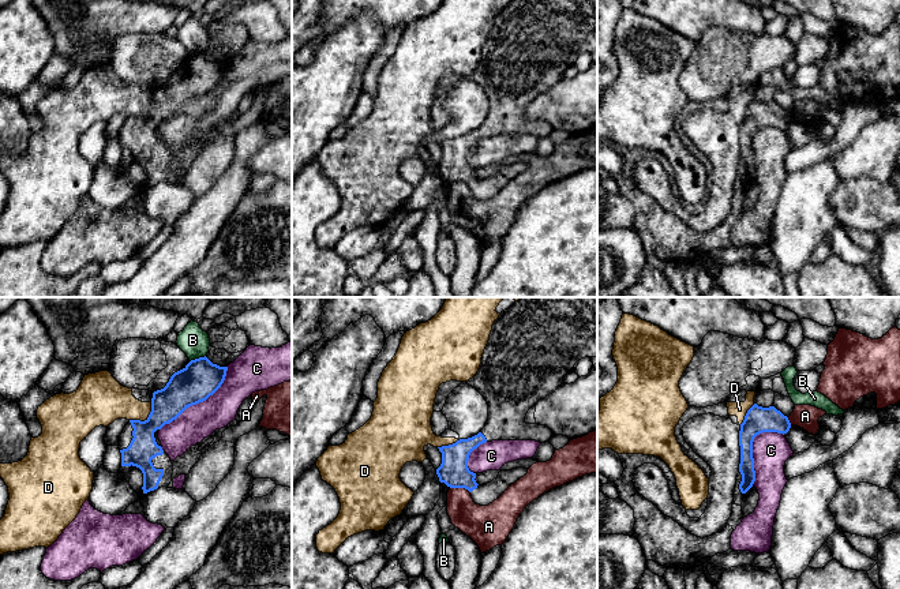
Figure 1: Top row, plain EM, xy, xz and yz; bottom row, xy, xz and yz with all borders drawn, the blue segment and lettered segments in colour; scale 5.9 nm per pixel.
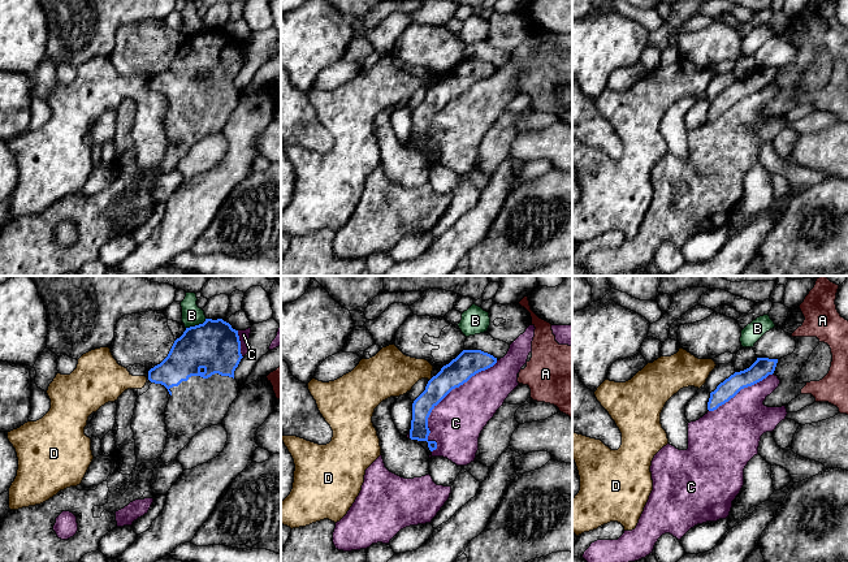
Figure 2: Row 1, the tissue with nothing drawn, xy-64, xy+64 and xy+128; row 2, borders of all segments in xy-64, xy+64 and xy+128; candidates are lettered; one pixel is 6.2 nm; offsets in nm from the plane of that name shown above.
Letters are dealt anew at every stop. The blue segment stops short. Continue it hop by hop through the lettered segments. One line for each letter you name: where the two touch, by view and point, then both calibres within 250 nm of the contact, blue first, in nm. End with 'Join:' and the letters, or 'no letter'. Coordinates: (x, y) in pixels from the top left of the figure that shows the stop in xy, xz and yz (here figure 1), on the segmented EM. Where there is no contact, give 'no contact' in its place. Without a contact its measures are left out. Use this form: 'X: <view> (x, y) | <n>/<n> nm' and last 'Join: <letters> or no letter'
Join: no letter

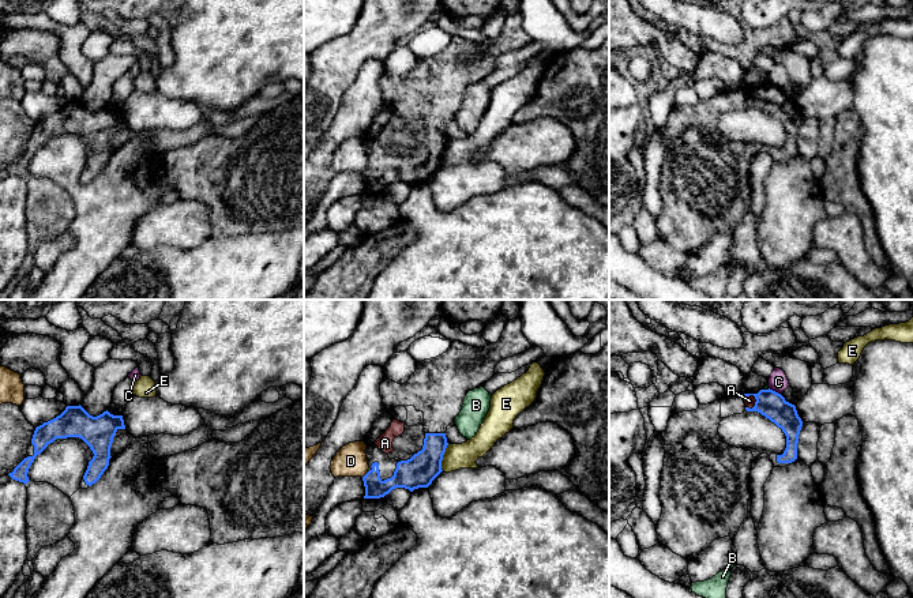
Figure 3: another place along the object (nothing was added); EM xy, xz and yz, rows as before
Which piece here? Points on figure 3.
A: yz (755, 398) | 160/70 nm
Join: A

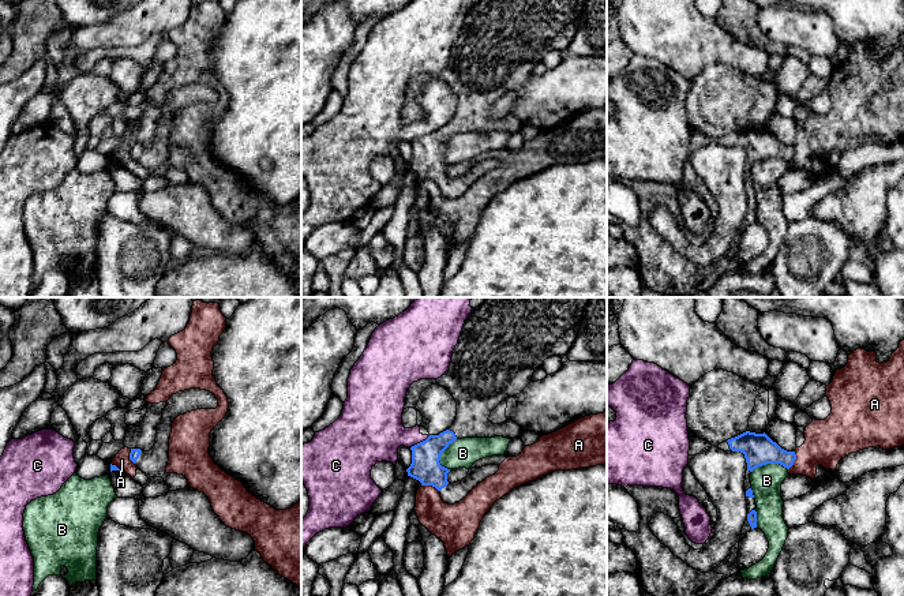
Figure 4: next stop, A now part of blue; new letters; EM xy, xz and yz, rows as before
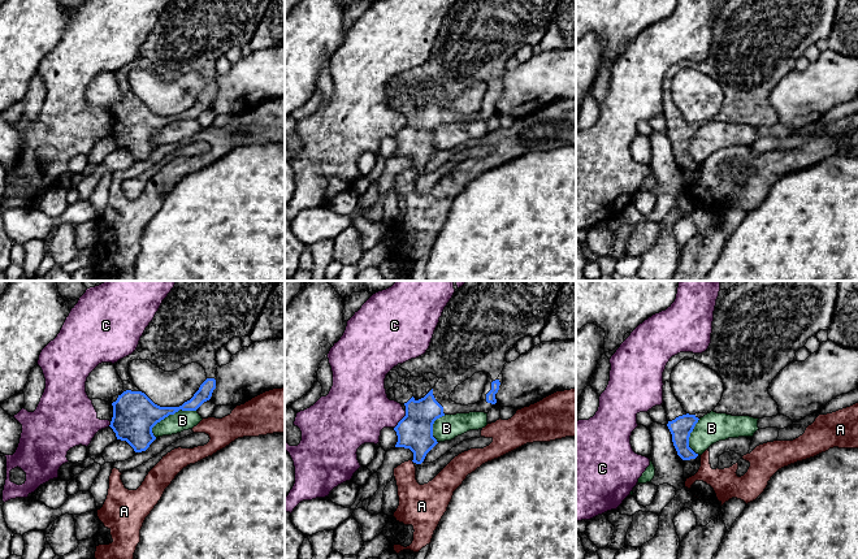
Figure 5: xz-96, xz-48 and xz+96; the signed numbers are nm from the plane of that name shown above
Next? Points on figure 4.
Join: no letter

